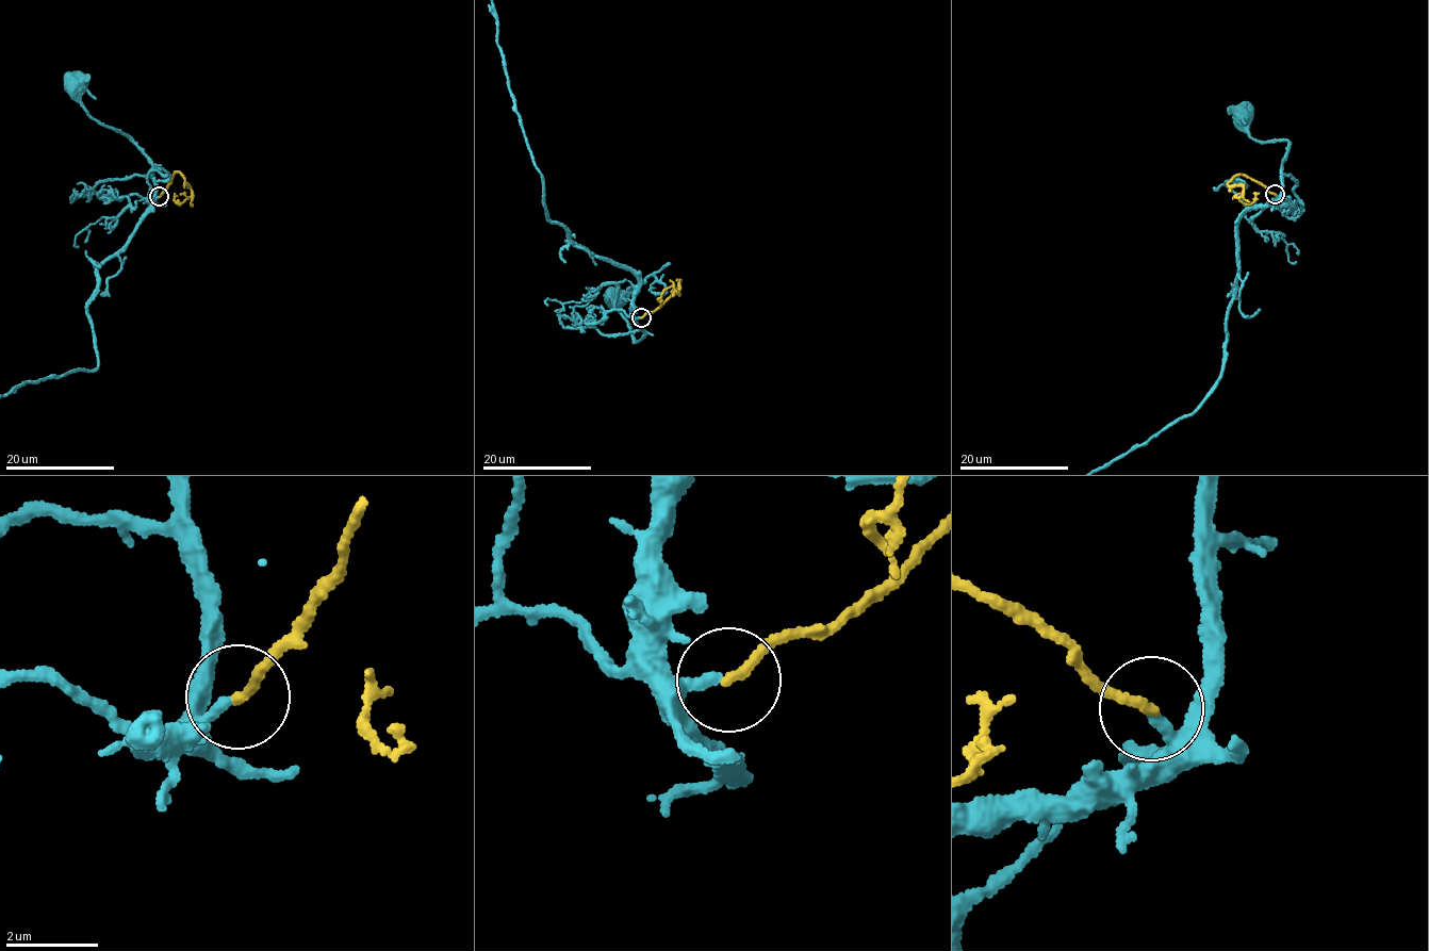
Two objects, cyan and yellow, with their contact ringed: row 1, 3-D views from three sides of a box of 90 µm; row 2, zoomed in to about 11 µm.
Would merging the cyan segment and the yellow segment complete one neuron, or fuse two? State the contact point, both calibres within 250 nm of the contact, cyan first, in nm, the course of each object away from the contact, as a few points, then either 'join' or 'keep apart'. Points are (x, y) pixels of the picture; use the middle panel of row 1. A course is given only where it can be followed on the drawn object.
(641, 317) | 220/220 nm | cyan via (640, 317), (636, 321), (646, 333), (637, 342), (628, 322), (610, 299), (618, 301), (614, 301) | yellow via (642, 317), (675, 293), (679, 279), (678, 294), (671, 287), (662, 292), (658, 300), (660, 306) | join

